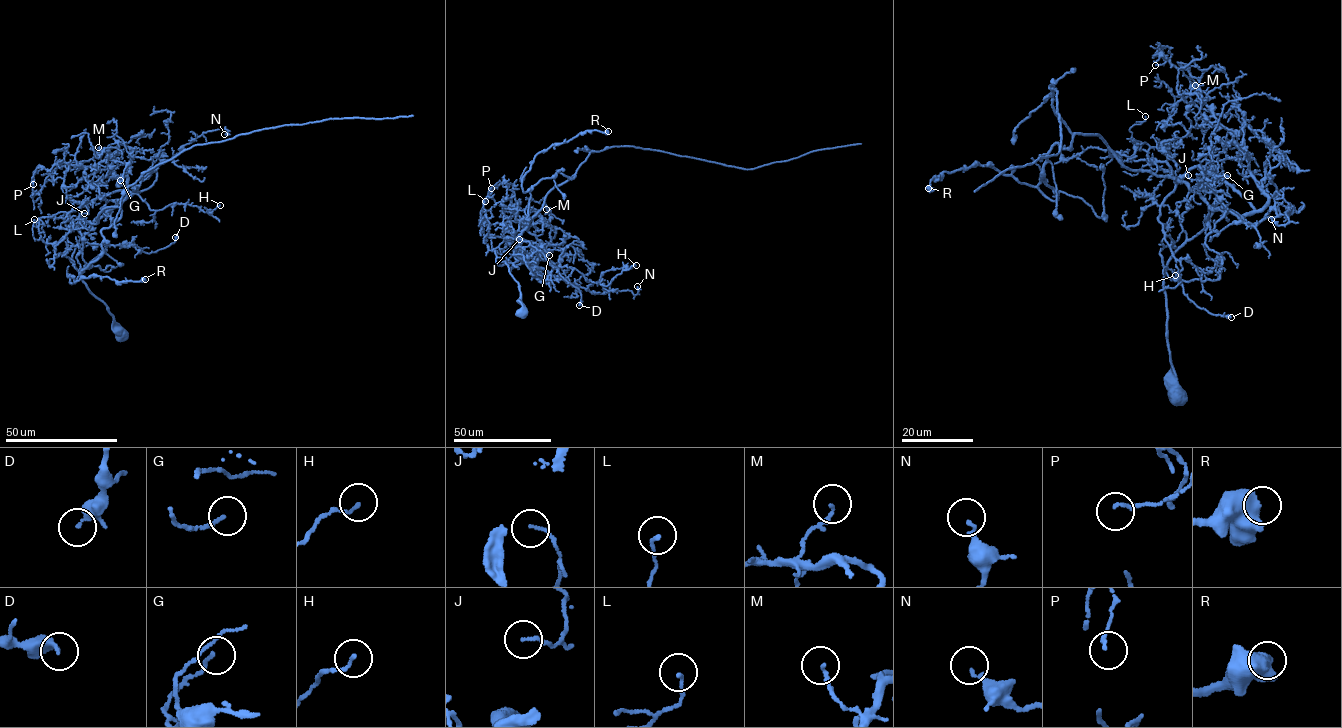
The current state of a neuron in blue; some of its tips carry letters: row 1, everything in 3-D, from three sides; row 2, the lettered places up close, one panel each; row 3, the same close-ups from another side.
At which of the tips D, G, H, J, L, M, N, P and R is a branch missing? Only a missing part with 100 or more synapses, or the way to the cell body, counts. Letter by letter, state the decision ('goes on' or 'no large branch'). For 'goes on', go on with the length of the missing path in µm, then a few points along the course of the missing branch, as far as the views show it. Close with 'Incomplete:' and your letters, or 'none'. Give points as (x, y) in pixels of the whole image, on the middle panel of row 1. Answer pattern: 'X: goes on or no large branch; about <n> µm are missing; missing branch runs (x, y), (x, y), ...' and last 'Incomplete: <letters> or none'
D: no large branch
G: no large branch
H: no large branch
J: no large branch
L: no large branch
M: no large branch
N: no large branch
P: no large branch
R: no large branch
Incomplete: none

